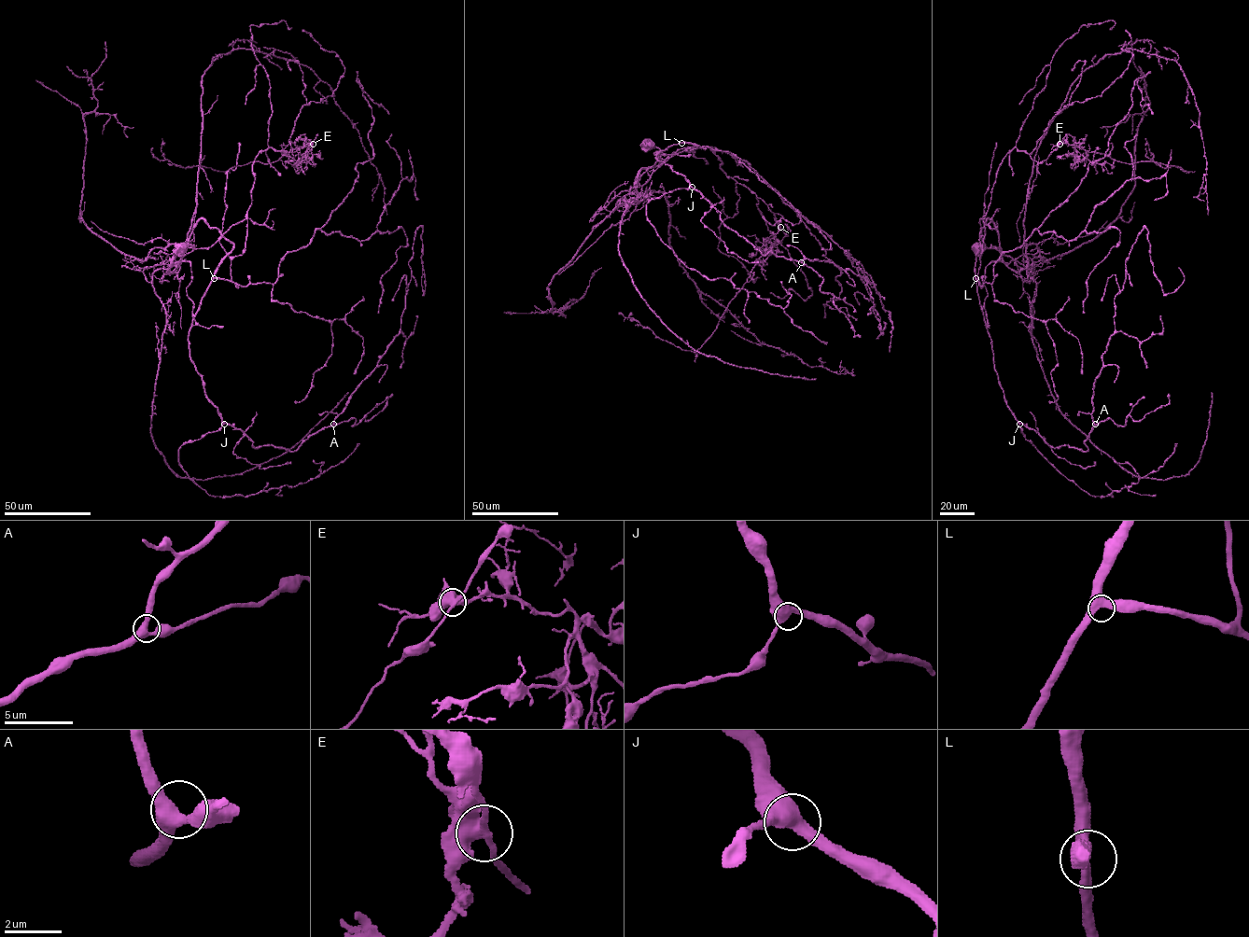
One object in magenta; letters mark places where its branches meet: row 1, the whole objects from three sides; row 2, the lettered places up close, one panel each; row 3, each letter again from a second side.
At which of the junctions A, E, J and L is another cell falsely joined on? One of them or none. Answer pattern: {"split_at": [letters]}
{"split_at": ["E"]}

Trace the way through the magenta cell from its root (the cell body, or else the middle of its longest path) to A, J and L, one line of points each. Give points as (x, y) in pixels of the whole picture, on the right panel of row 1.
A: (976, 245), (1000, 247), (989, 219), (980, 230), (975, 281), (1013, 415), (1053, 447), (1083, 452), (1095, 424)
J: (976, 245), (1000, 247), (996, 227), (989, 219), (980, 230), (975, 256), (977, 294), (1004, 400), (1019, 424)
L: (976, 245), (1000, 247), (996, 227), (989, 219), (980, 230), (975, 278)

